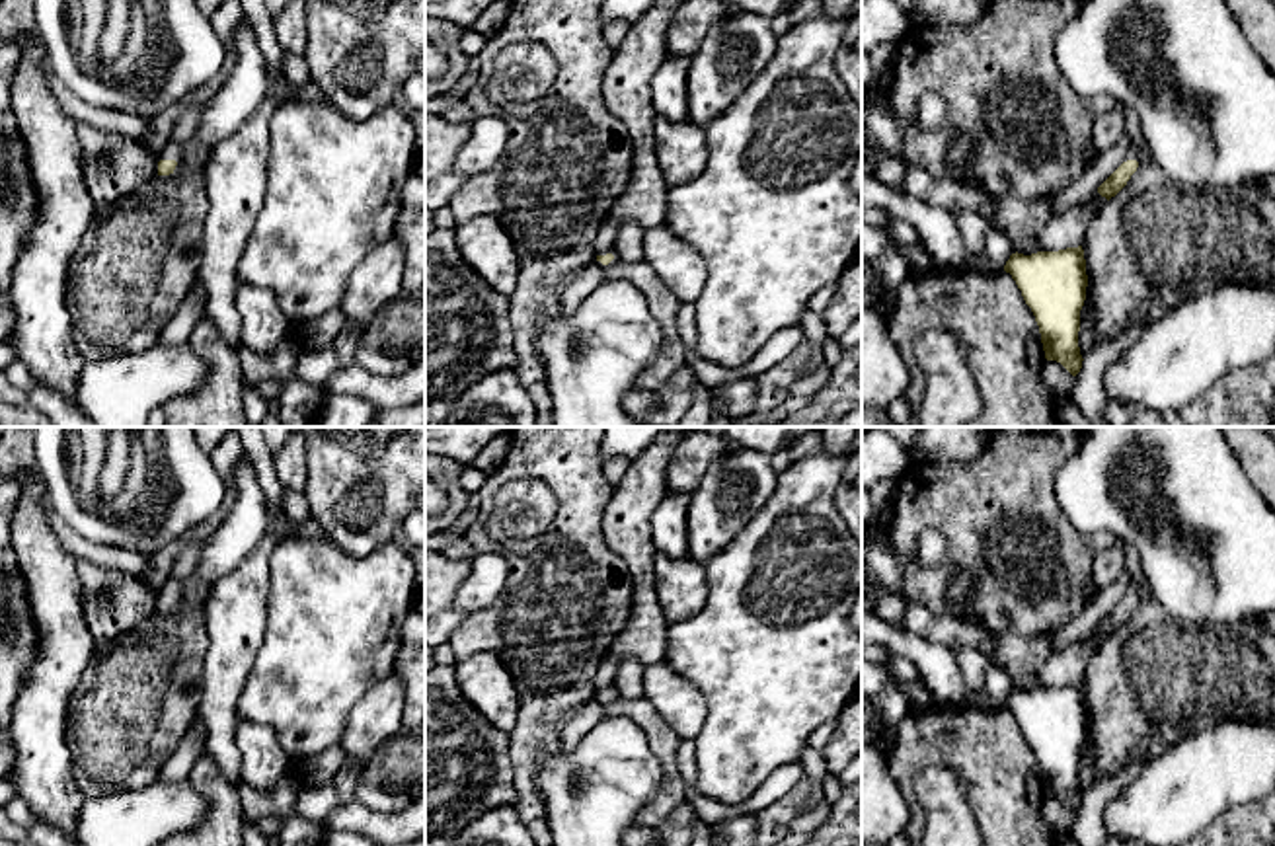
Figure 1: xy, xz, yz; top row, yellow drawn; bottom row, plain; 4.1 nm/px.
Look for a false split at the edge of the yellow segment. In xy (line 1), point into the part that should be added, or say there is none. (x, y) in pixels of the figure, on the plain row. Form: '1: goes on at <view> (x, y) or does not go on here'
1: goes on at xy (174, 587)

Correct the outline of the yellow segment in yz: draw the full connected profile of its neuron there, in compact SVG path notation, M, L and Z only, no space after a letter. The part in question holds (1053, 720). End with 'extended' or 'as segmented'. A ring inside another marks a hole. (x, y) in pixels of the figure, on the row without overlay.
M1082 682L1031 692L1016 688L1004 708L1012 711L1035 752L1045 795L1061 799L1076 813L1084 797L1078 768L1088 723Z | as segmented

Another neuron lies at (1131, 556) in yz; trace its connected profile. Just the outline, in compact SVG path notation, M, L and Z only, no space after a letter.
M1123 544L1125 546L1125 561L1127 561L1127 569L1129 569L1129 575L1131 575L1131 585L1137 587L1137 598L1154 598L1152 591L1148 589L1144 577L1142 577L1142 567L1140 567L1140 556L1139 552L1129 546L1129 544Z

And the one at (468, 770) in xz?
M437 665L425 673L425 846L450 846L478 815L515 803L509 733L495 729L466 700L454 665Z

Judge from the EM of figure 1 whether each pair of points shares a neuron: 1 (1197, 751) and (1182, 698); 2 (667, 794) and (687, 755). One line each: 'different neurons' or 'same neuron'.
1: different neurons
2: different neurons

